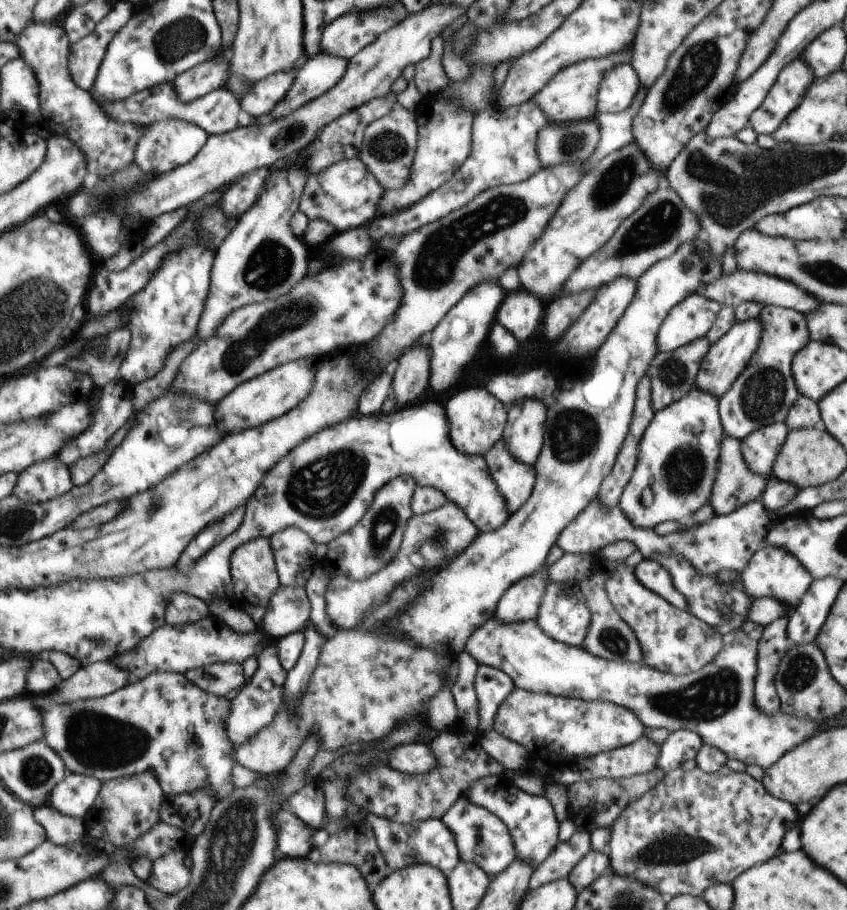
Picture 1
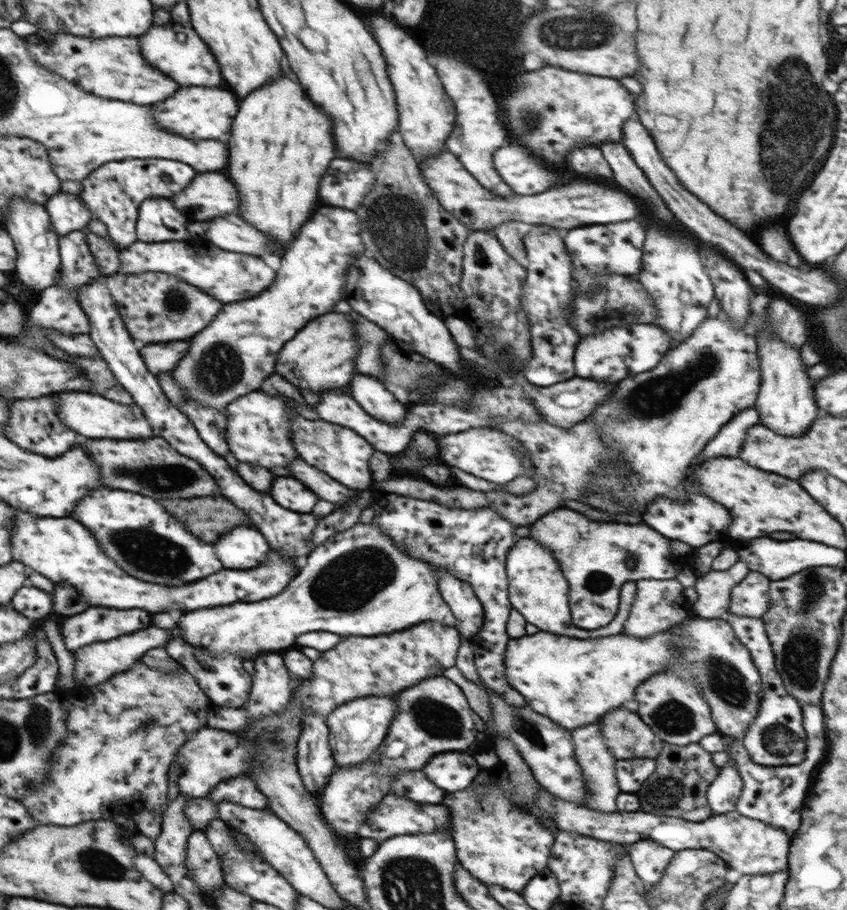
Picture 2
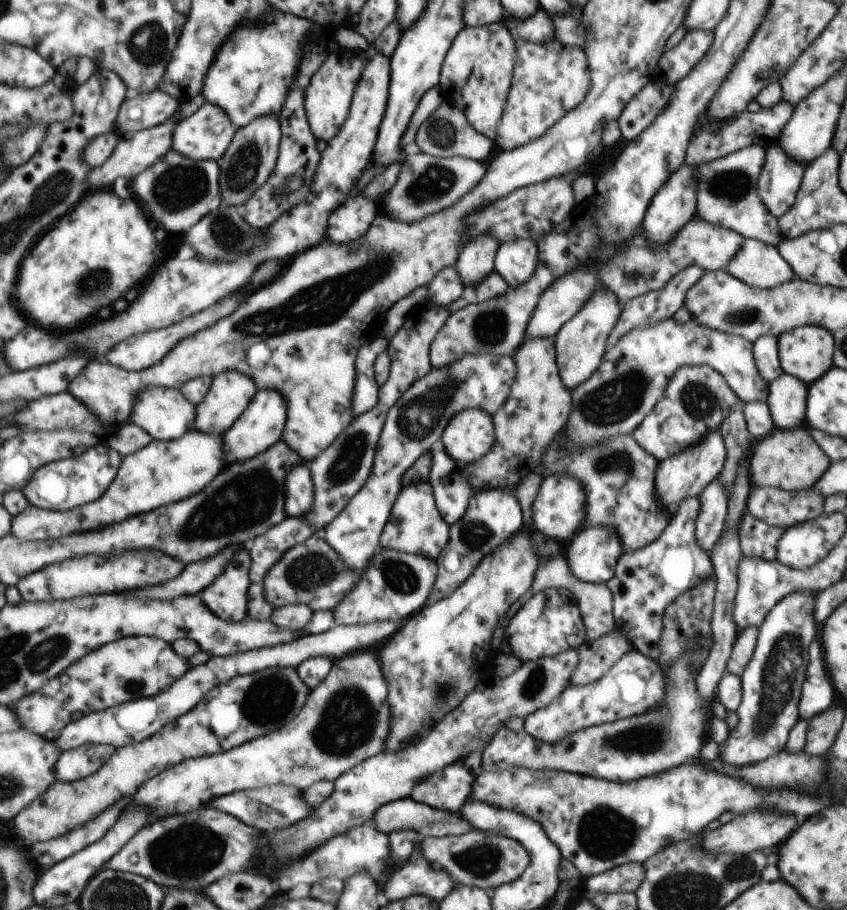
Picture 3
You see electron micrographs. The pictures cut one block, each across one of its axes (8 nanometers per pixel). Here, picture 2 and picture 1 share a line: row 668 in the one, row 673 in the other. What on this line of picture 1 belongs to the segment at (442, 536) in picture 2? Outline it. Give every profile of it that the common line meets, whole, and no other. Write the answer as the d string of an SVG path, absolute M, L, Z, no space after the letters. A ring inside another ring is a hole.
M479 665L475 676L475 691L479 700L478 736L492 731L497 708L514 687L515 684L505 672L488 665Z

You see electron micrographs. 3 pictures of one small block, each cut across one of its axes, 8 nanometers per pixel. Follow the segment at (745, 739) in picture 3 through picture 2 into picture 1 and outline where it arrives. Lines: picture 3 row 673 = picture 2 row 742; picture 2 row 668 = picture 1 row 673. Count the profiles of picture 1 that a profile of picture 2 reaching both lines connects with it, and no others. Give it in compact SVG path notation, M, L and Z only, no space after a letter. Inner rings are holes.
M789 617L771 622L765 626L760 639L757 658L757 675L755 678L755 706L770 716L781 708L775 676L780 661L788 652L787 624Z

